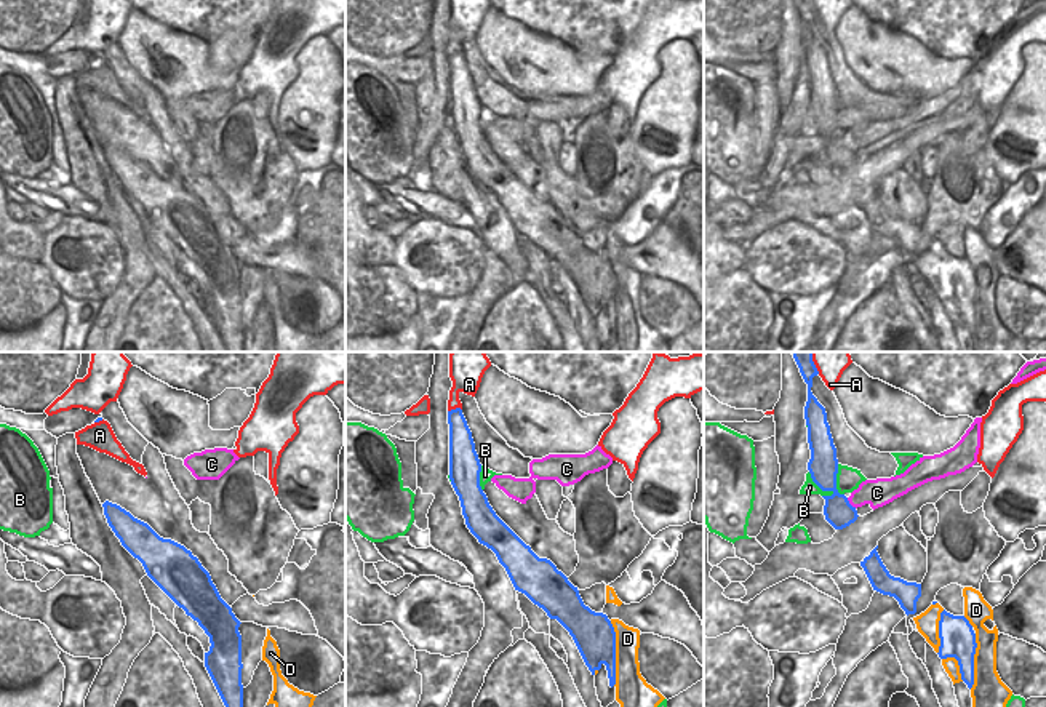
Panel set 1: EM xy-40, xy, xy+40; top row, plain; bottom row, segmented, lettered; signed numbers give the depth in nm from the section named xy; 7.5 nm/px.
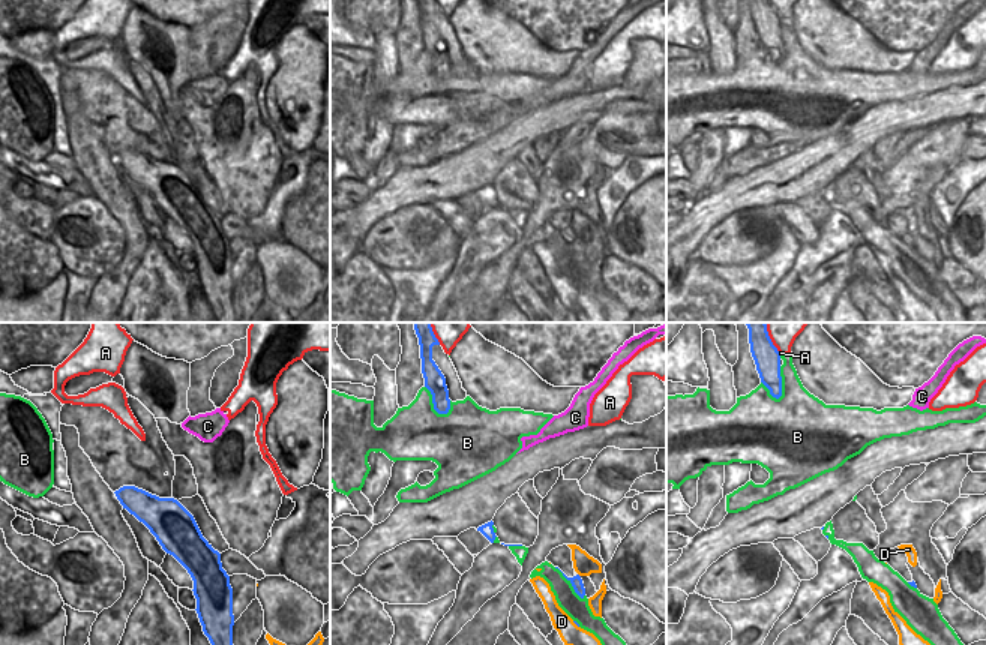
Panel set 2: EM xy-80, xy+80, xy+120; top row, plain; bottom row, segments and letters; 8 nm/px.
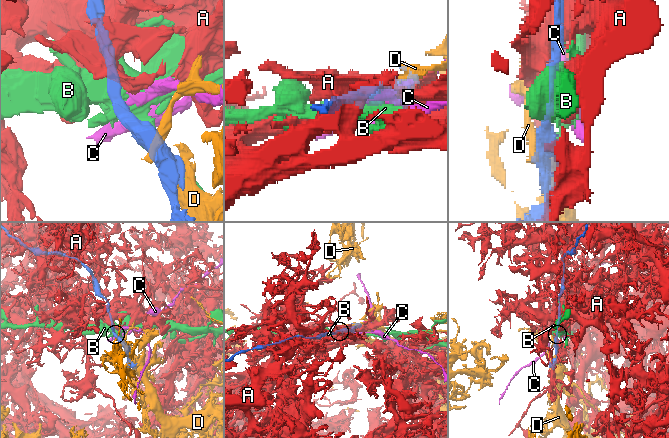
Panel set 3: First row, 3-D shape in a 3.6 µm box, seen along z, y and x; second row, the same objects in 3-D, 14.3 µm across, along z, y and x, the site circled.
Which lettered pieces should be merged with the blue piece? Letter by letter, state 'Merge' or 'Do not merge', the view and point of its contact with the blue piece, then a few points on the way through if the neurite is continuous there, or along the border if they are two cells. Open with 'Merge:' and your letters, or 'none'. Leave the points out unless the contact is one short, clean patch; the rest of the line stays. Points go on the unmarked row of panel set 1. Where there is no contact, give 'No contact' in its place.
Merge: none
A: Do not merge. Touches blue at xy (456, 50)
B: Do not merge. Touches blue at xy+40 (819, 128)
C: Do not merge. Touches blue at xy+40 (850, 146). Boundary: xy+40 (846, 139), (856, 149)
D: Do not merge. Touches blue at xy (614, 295).

